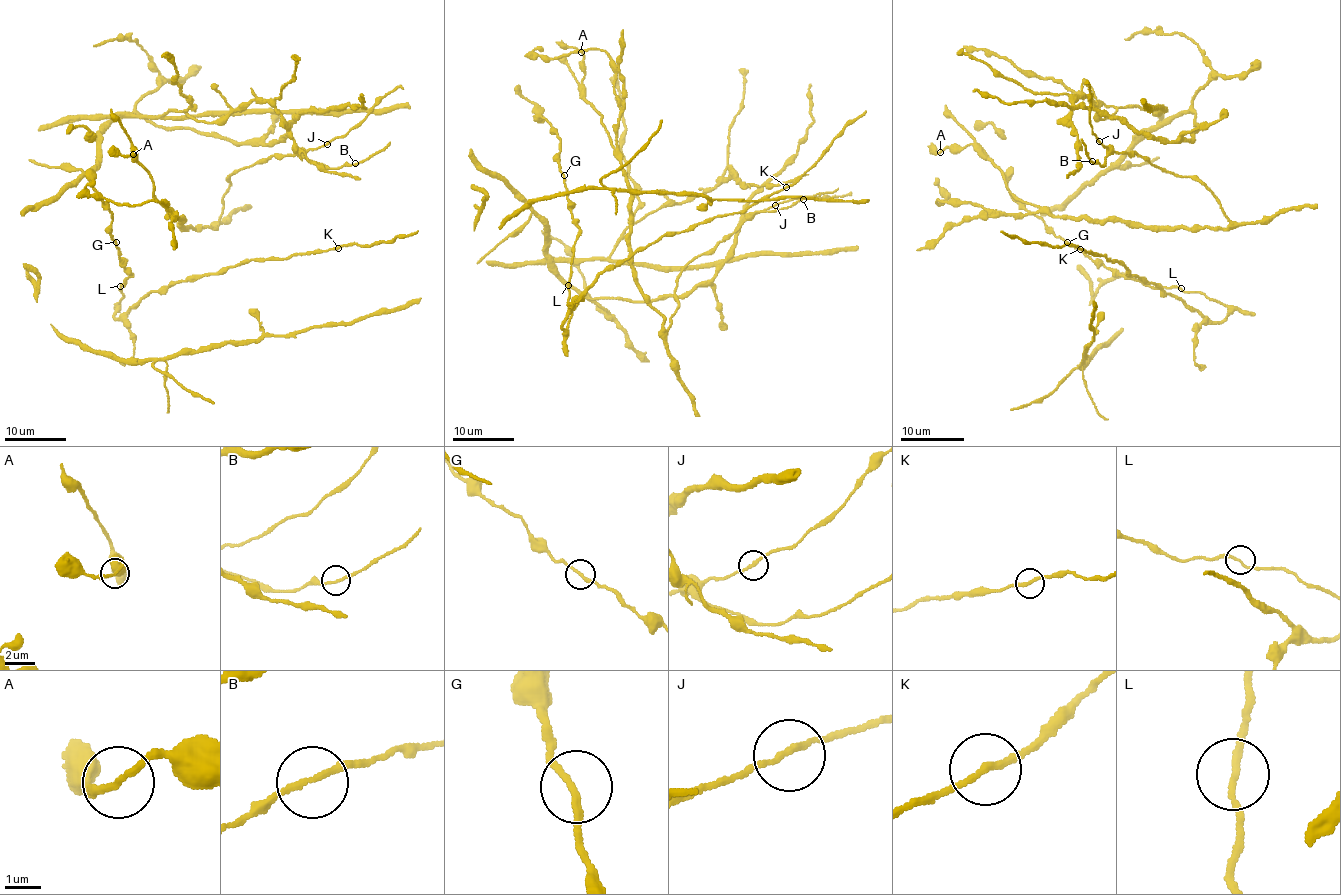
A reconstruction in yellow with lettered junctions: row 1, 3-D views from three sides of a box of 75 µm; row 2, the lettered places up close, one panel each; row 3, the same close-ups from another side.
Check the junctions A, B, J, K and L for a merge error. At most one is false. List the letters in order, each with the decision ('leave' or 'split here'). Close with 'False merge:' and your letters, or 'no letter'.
A: leave
B: leave
J: leave
K: leave
L: leave
False merge: no letter

